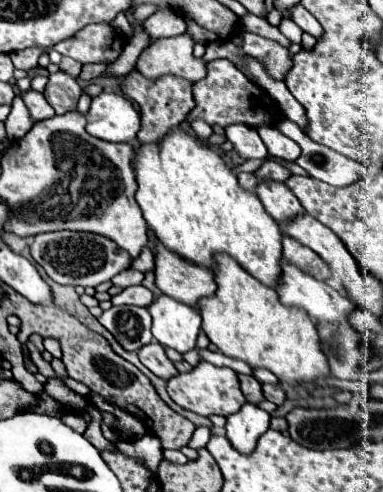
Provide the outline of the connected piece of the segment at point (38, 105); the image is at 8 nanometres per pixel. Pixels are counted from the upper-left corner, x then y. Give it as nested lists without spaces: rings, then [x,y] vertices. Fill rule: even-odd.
[[[30,89],[30,91],[22,93],[22,99],[24,99],[24,103],[26,103],[28,111],[30,111],[30,117],[32,117],[34,121],[50,119],[50,117],[56,115],[54,109],[52,109],[52,105],[46,101],[46,97],[44,97],[40,91]]]

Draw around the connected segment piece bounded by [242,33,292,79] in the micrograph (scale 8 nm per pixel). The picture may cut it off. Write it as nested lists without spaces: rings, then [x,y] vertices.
[[[244,33],[242,35],[242,49],[248,55],[258,57],[268,73],[274,79],[282,79],[284,73],[290,69],[292,61],[290,61],[290,53],[286,47],[282,47],[278,41],[260,37],[260,35],[252,35],[252,33]]]

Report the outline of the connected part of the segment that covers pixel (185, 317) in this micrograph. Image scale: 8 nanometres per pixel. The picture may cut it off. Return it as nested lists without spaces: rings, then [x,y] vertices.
[[[160,295],[148,307],[152,315],[152,335],[160,345],[172,347],[178,353],[196,347],[202,317],[196,309],[174,301],[168,295]]]

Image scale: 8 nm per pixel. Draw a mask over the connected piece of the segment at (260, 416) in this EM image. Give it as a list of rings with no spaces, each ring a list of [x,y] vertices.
[[[246,403],[234,415],[226,417],[226,435],[234,449],[240,453],[250,453],[256,445],[256,439],[270,427],[270,413],[258,405]]]

